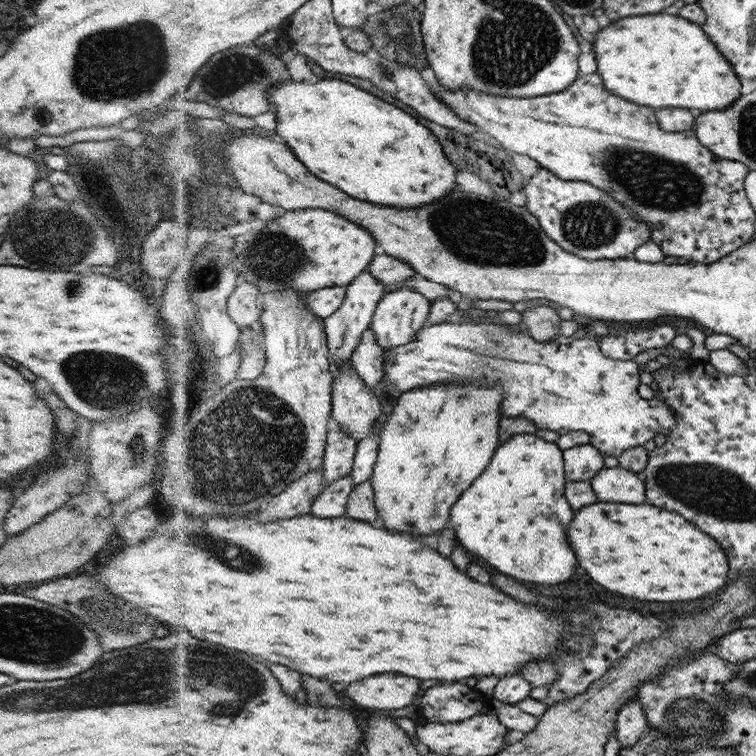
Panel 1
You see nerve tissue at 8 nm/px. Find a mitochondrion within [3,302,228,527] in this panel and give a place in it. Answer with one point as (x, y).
(102, 380)

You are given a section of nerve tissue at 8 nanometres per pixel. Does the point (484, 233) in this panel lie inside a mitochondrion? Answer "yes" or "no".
yes

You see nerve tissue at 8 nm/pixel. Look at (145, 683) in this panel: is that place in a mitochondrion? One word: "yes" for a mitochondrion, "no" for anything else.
yes

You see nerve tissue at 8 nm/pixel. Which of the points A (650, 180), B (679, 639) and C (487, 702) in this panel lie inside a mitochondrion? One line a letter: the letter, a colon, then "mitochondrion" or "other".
A: mitochondrion
B: other
C: other

